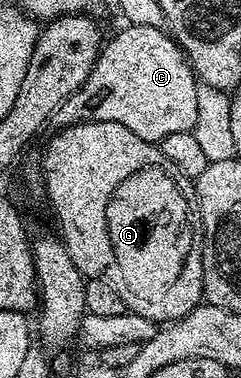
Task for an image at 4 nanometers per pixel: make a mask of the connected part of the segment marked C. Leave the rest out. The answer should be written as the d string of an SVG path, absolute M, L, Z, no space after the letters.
M124 28L116 33L115 43L102 44L88 79L55 110L54 122L64 128L75 123L113 121L154 144L169 133L194 131L199 83L182 47L164 28Z

